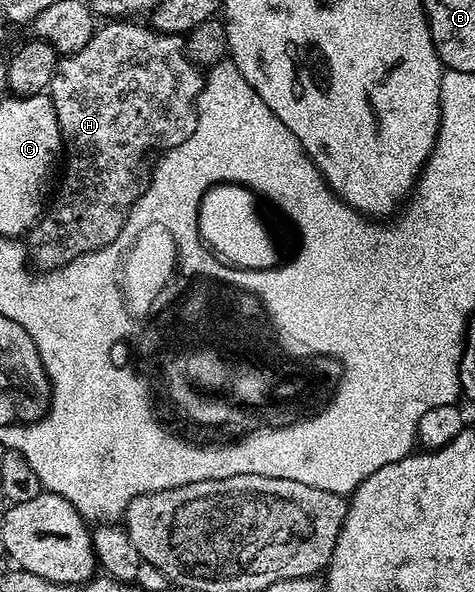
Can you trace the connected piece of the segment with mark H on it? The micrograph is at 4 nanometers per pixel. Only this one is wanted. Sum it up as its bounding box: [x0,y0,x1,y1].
[26,22,204,270]

